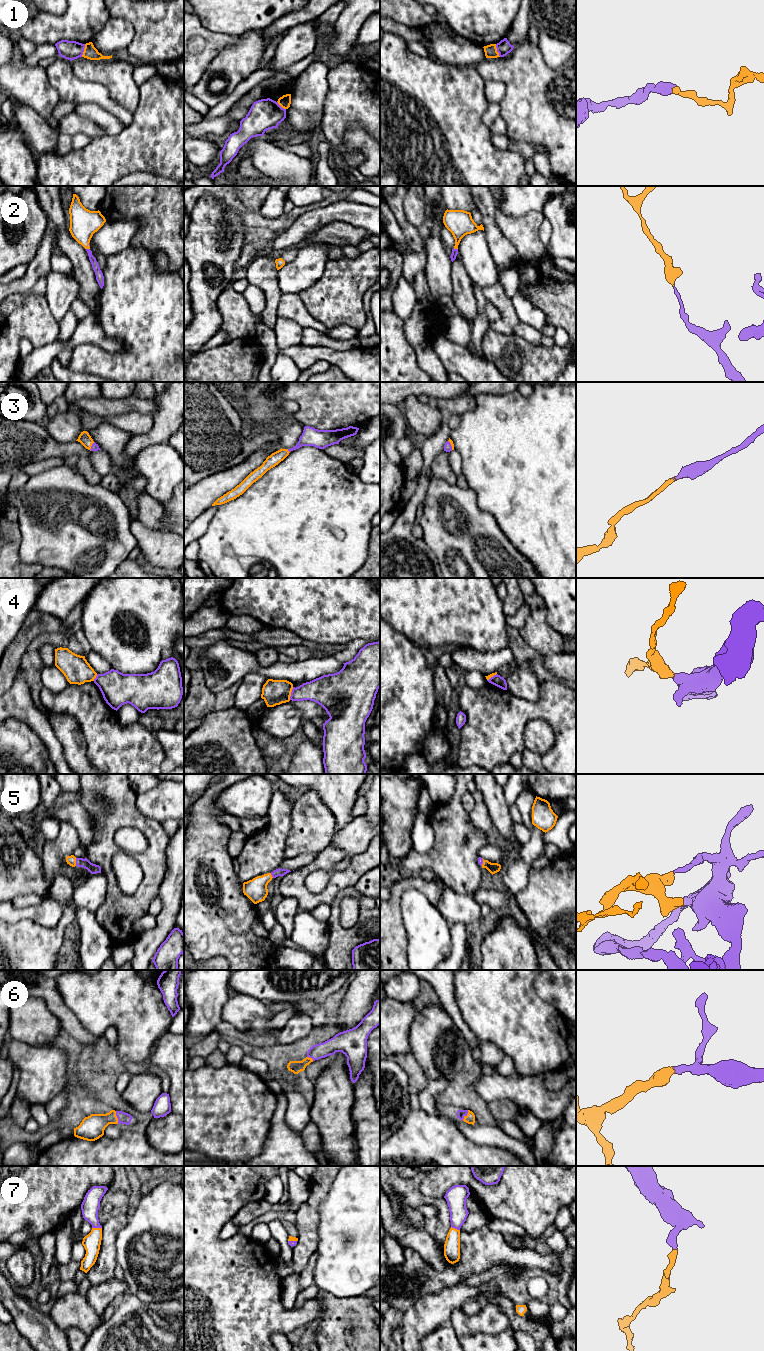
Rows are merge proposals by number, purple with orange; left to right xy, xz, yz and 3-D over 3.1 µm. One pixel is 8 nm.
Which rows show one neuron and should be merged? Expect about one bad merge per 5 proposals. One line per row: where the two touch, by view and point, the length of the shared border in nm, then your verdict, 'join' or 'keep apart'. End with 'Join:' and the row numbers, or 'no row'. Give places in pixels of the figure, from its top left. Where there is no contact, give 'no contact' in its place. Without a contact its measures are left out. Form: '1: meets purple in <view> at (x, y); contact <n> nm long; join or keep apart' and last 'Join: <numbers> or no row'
1: meets purple in xy at (83, 50); contact 110 nm long; keep apart
2: meets purple in yz at (455, 249); contact 40 nm long; join
3: meets purple in xz at (288, 450); contact 40 nm long; join
4: meets purple in xz at (291, 693); contact 110 nm long; keep apart
5: meets purple in xy at (76, 862); contact 60 nm long; join
6: meets purple in xy at (117, 1117); contact 110 nm long; join
7: meets purple in xy at (97, 1227); contact 80 nm long; join
Join: 2, 3, 5, 6, 7

